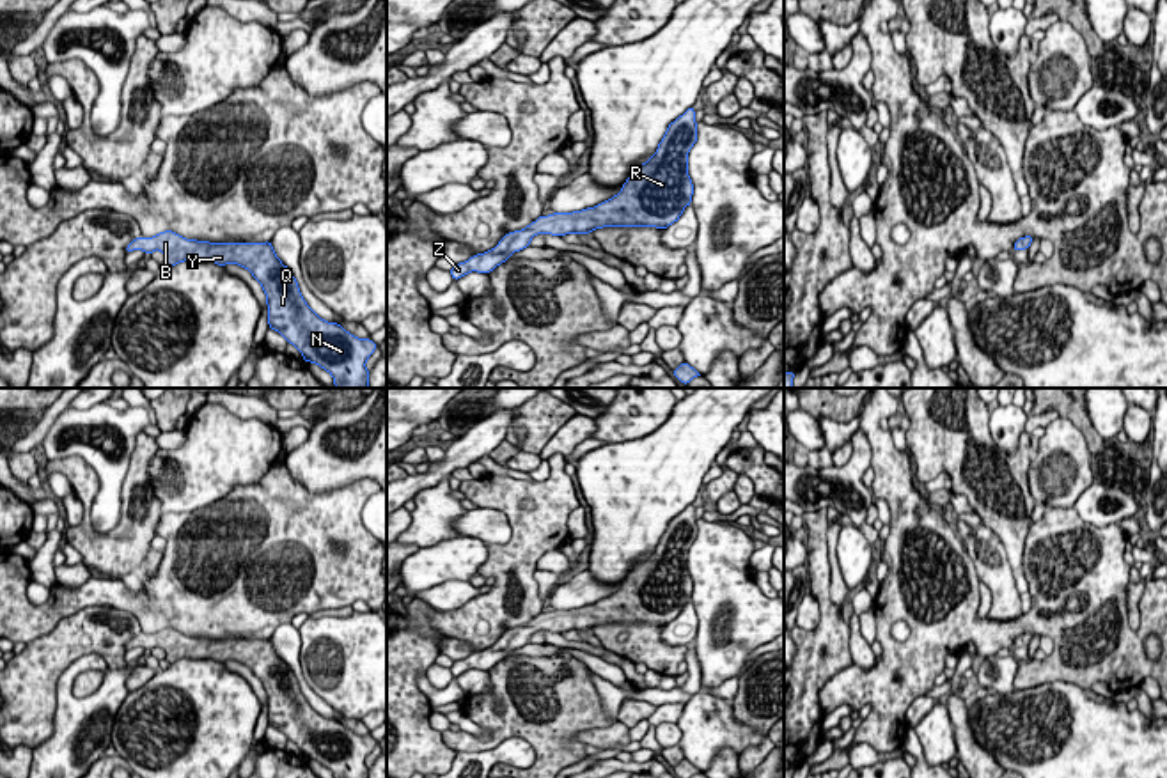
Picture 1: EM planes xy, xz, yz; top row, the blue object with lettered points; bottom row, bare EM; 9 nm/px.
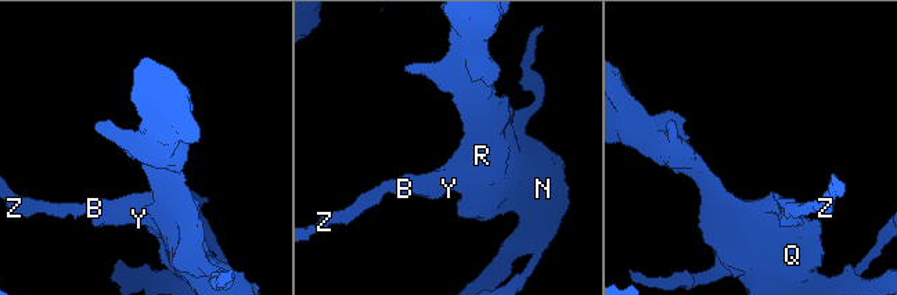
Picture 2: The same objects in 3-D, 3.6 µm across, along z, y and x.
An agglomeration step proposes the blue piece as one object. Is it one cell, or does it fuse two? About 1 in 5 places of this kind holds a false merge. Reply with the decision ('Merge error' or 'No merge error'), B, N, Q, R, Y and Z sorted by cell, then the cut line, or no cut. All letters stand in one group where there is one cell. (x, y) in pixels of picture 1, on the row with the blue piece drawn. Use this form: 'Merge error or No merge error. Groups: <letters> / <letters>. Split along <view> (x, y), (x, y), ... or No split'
No merge error. Groups: B N Q R Y Z. No split

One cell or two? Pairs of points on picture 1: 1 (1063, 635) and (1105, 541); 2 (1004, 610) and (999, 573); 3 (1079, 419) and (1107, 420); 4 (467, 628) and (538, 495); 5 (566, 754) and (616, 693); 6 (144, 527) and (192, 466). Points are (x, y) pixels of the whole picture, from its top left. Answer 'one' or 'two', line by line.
1: one
2: one
3: two
4: one
5: two
6: two

